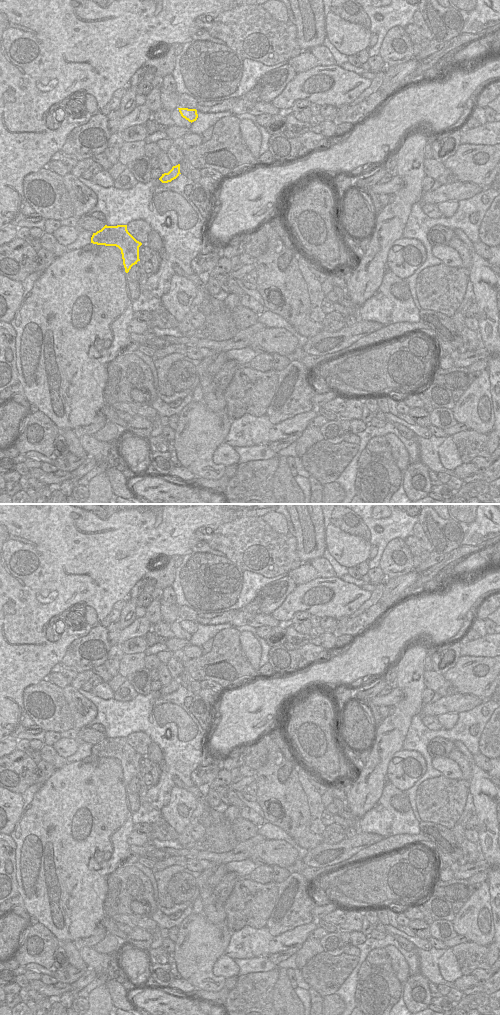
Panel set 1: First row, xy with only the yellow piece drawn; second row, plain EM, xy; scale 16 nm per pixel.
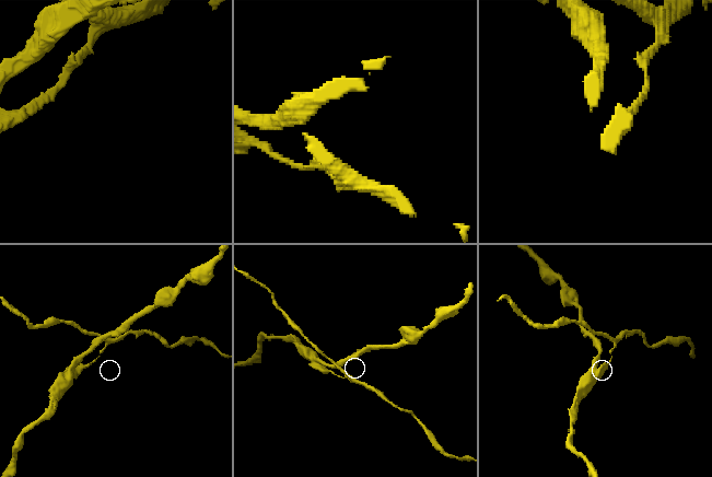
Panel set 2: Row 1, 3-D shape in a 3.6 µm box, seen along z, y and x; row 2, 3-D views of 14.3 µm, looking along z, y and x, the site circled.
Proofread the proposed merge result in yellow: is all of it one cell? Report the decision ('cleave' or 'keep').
cleave

